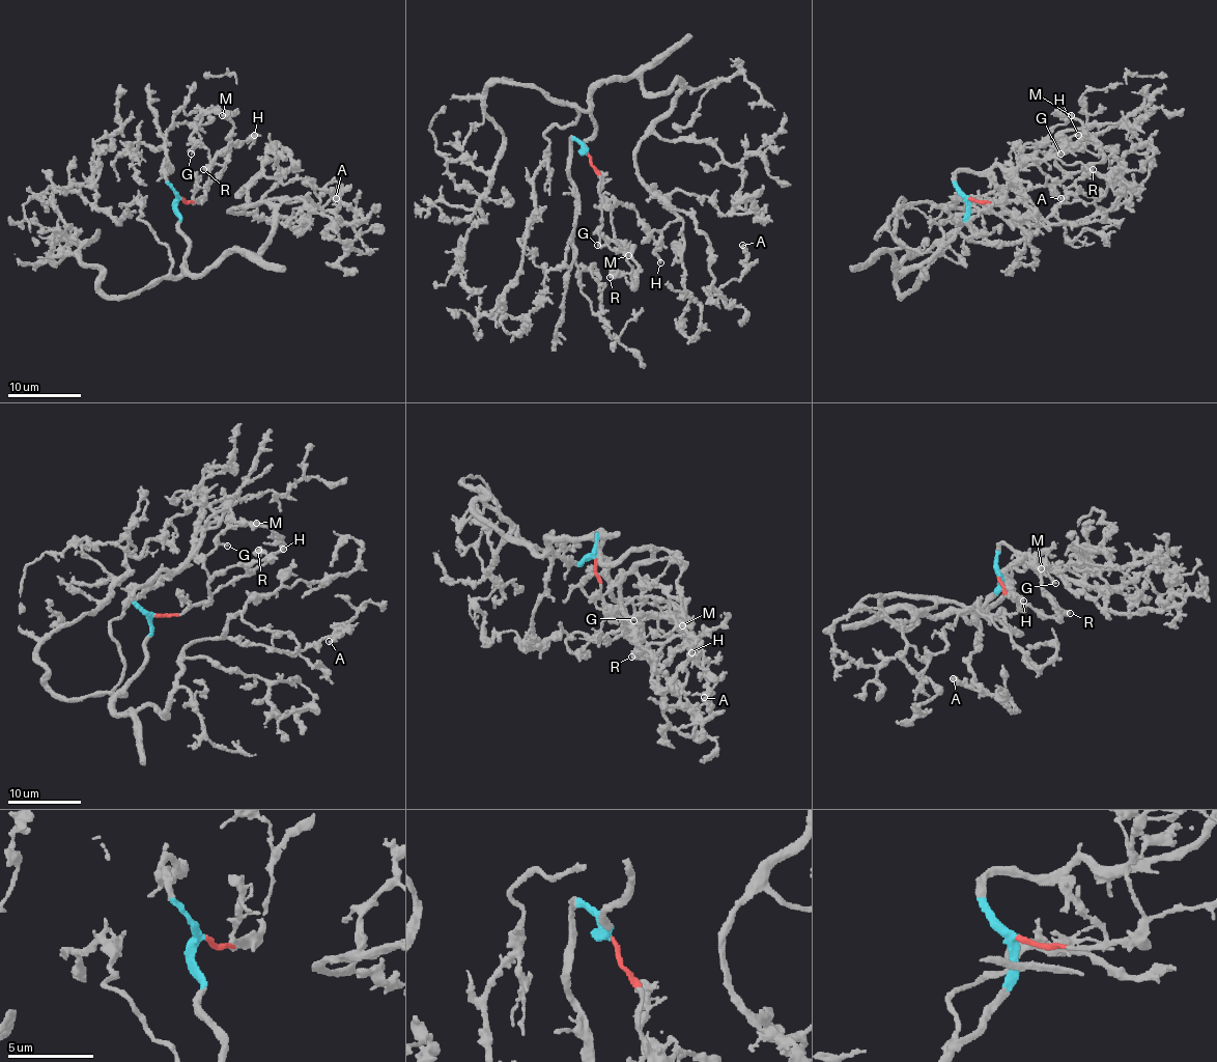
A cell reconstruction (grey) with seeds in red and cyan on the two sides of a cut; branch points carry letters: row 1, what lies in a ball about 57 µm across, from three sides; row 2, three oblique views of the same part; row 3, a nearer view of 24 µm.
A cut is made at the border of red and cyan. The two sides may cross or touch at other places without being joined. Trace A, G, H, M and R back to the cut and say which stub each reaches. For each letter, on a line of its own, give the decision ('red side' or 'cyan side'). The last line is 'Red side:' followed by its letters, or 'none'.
A: cyan side
G: red side
H: red side
M: red side
R: red side
Red side: G, H, M, R

